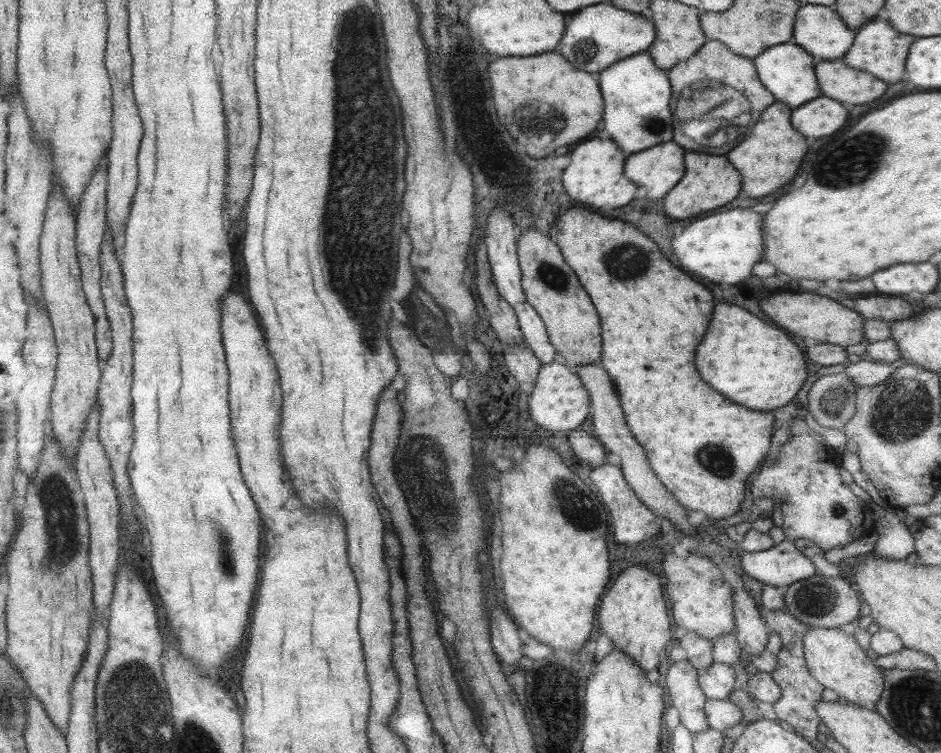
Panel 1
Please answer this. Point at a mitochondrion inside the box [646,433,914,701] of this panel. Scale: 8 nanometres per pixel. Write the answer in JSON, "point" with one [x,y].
{"point":[813,600]}

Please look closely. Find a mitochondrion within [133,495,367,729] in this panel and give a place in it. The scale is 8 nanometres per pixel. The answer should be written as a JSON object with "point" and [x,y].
{"point":[221,535]}

